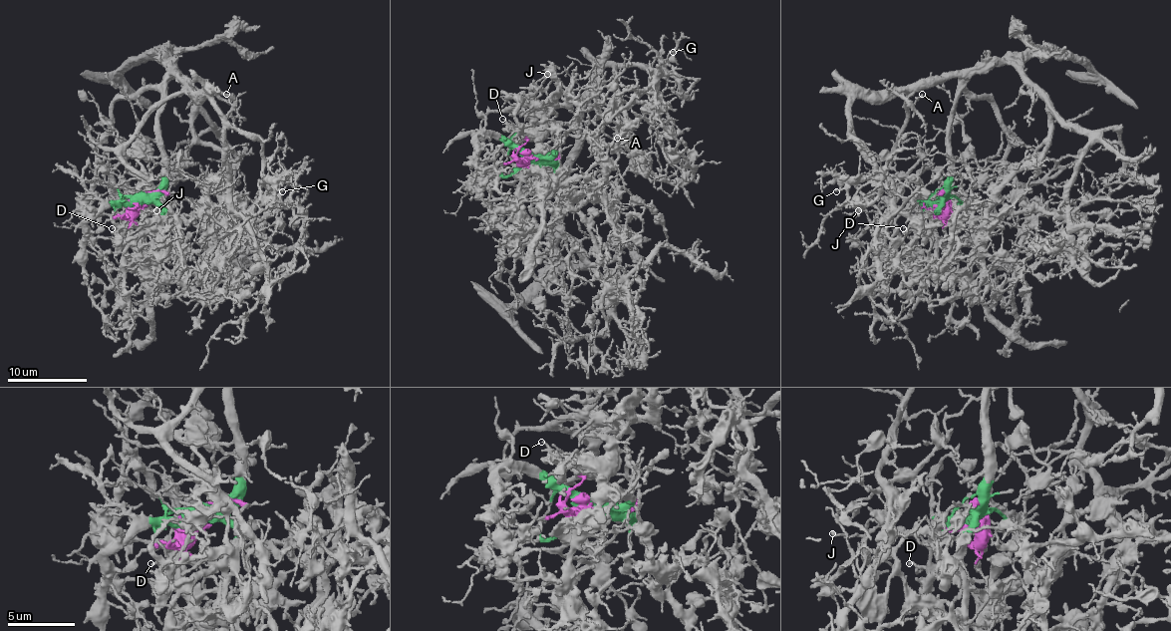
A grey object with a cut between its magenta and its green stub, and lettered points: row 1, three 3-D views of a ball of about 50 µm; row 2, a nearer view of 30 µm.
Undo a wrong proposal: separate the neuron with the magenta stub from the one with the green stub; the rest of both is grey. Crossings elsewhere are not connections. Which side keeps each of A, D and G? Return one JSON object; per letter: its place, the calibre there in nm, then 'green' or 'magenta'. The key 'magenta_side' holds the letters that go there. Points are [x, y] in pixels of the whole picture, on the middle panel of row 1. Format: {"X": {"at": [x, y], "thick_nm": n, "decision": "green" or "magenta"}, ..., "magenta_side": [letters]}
{"A": {"at": [617, 138], "thick_nm": 200, "decision": "green"}, "D": {"at": [502, 119], "thick_nm": 150, "decision": "magenta"}, "G": {"at": [673, 52], "thick_nm": 190, "decision": "green"}, "magenta_side": ["D"]}

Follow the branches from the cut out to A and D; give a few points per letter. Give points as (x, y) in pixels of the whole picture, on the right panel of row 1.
A: (944, 195), (950, 181), (950, 112), (958, 76), (942, 78), (928, 88), (890, 92), (914, 102), (922, 94)
D: (944, 195), (944, 203), (932, 209), (924, 207), (912, 229), (904, 227)

